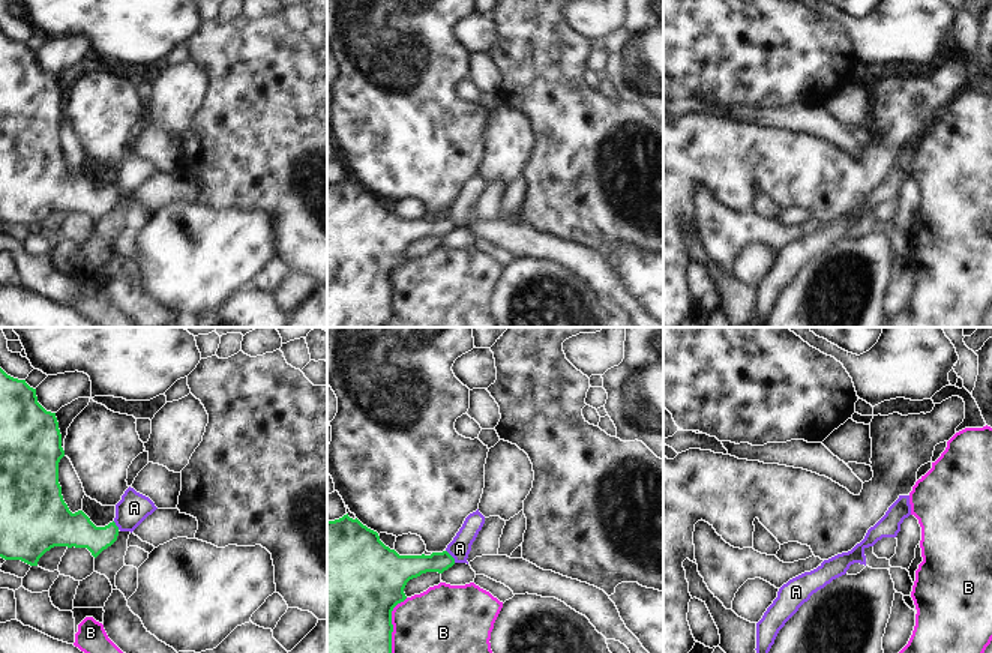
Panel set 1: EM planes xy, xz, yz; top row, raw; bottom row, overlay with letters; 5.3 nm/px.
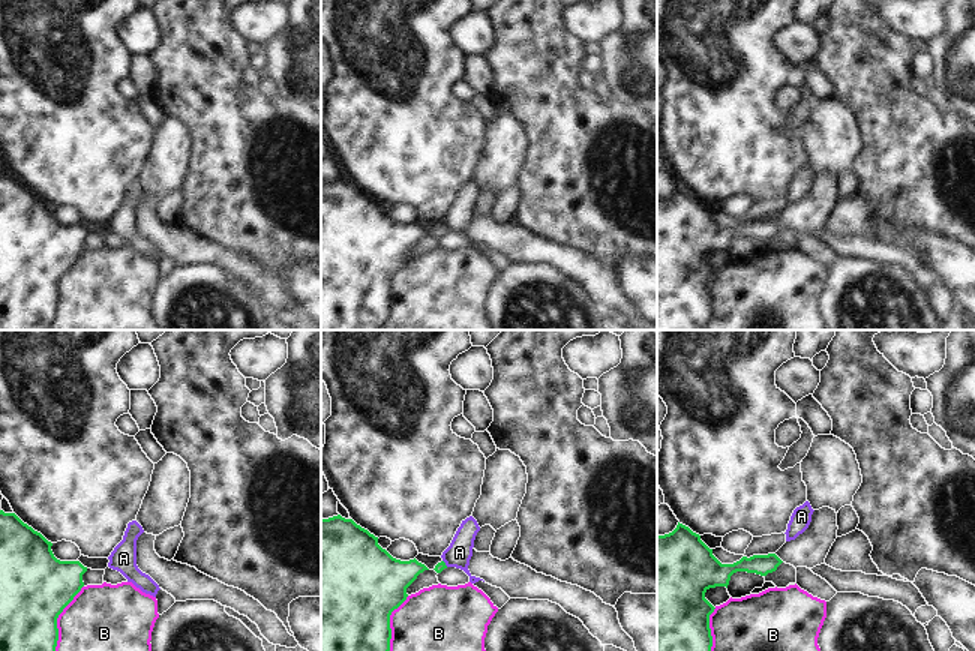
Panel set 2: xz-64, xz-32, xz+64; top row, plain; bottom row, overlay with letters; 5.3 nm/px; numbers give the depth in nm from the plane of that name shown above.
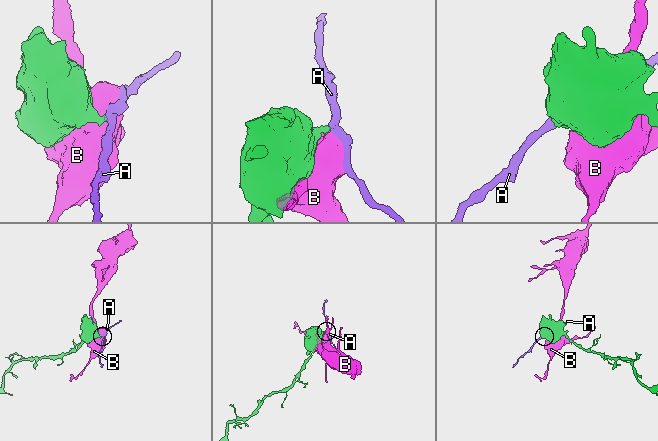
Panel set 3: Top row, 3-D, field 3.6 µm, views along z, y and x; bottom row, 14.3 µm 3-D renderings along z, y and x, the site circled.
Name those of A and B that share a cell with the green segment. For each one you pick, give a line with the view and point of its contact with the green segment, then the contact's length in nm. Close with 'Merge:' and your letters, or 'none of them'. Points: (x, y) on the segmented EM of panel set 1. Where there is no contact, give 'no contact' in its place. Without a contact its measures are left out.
Merge: none of them

